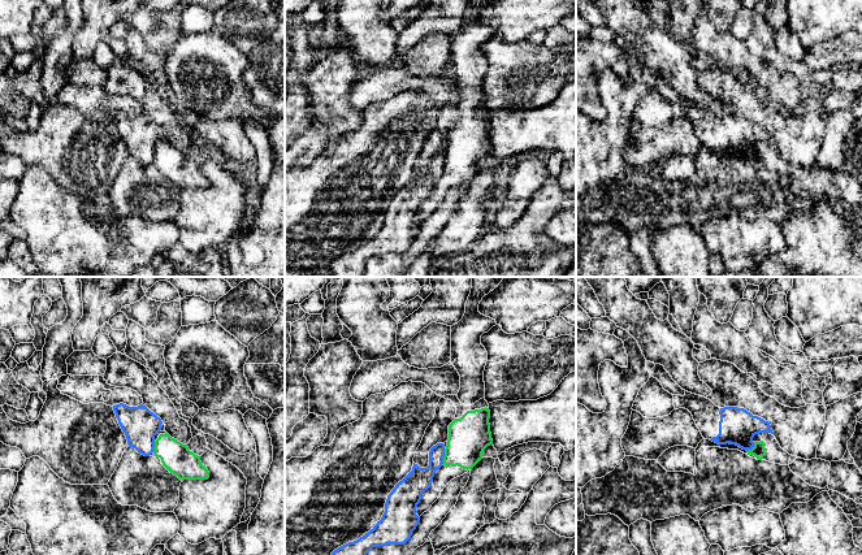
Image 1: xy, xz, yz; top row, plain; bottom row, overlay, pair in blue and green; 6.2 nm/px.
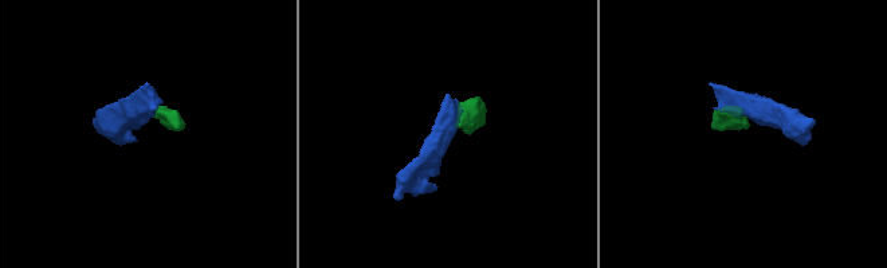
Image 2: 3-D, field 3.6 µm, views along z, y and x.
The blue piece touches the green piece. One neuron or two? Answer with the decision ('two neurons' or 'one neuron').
two neurons

